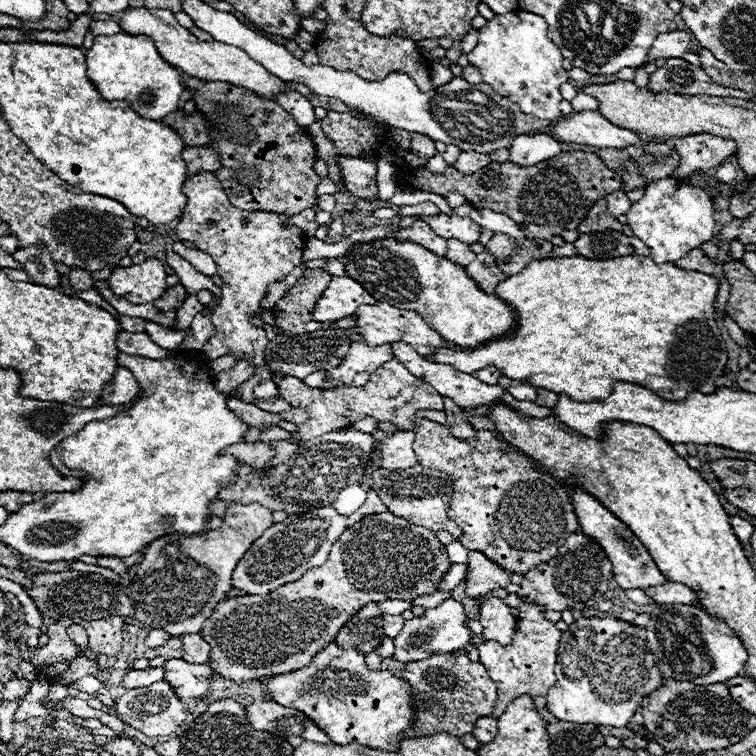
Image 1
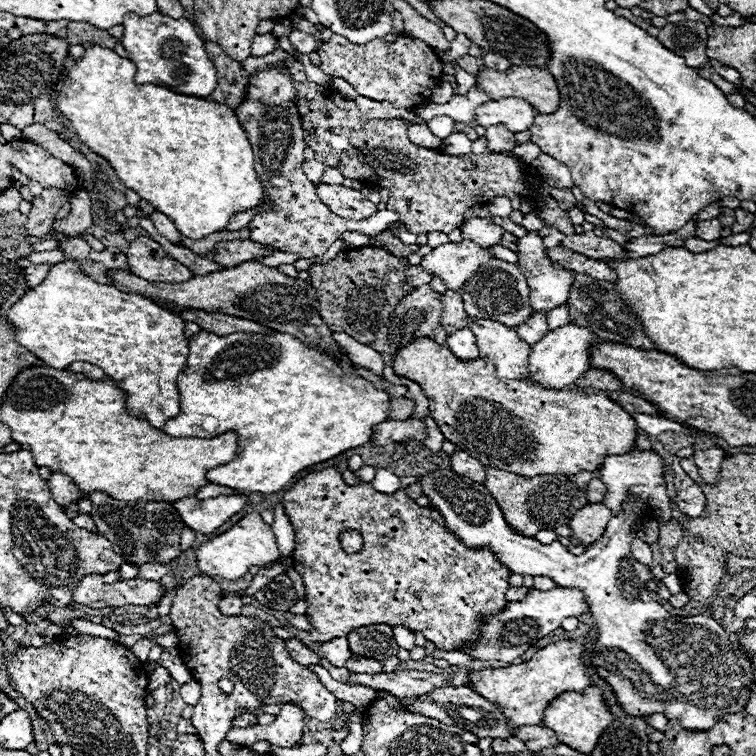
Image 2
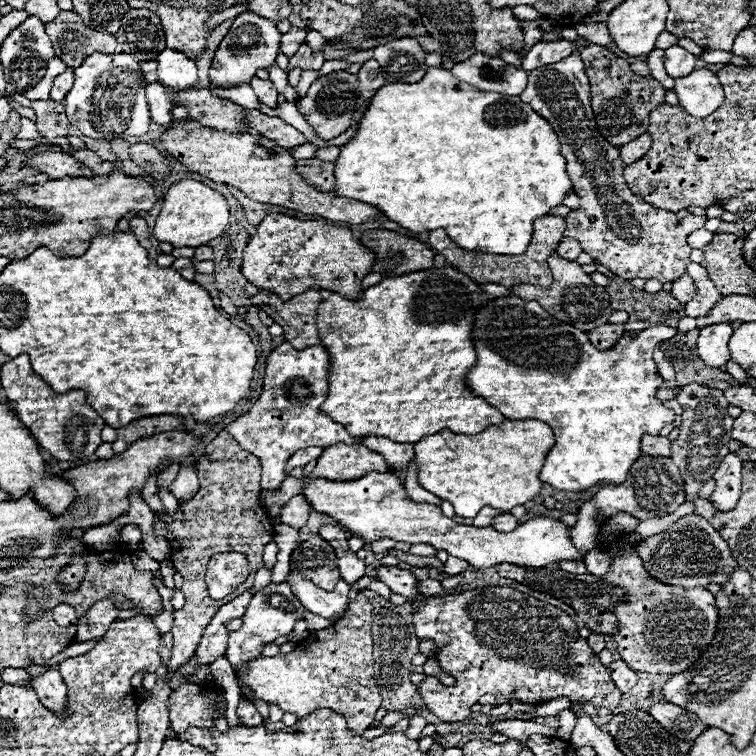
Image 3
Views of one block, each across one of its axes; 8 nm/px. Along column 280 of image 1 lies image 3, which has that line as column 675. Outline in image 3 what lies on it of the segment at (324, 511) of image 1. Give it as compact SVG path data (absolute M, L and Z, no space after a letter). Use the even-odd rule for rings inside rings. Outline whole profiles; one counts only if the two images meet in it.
M686 514L680 520L676 520L662 534L644 538L636 550L638 550L646 570L654 578L662 580L664 584L684 586L684 588L696 588L696 586L726 582L730 570L736 566L728 544L698 514Z

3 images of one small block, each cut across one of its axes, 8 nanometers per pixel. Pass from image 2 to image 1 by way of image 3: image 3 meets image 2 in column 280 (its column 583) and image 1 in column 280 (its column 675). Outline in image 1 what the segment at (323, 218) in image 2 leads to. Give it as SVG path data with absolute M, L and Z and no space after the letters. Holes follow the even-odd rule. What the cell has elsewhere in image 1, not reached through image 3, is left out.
M198 172L184 184L186 206L176 226L180 240L192 242L198 250L210 254L218 266L218 276L224 280L220 306L212 314L216 334L200 350L204 358L220 358L231 354L236 361L246 358L253 367L265 364L266 332L250 324L252 314L258 310L270 284L284 280L302 258L308 236L292 224L290 216L274 212L244 212L228 202L224 188L212 172Z

